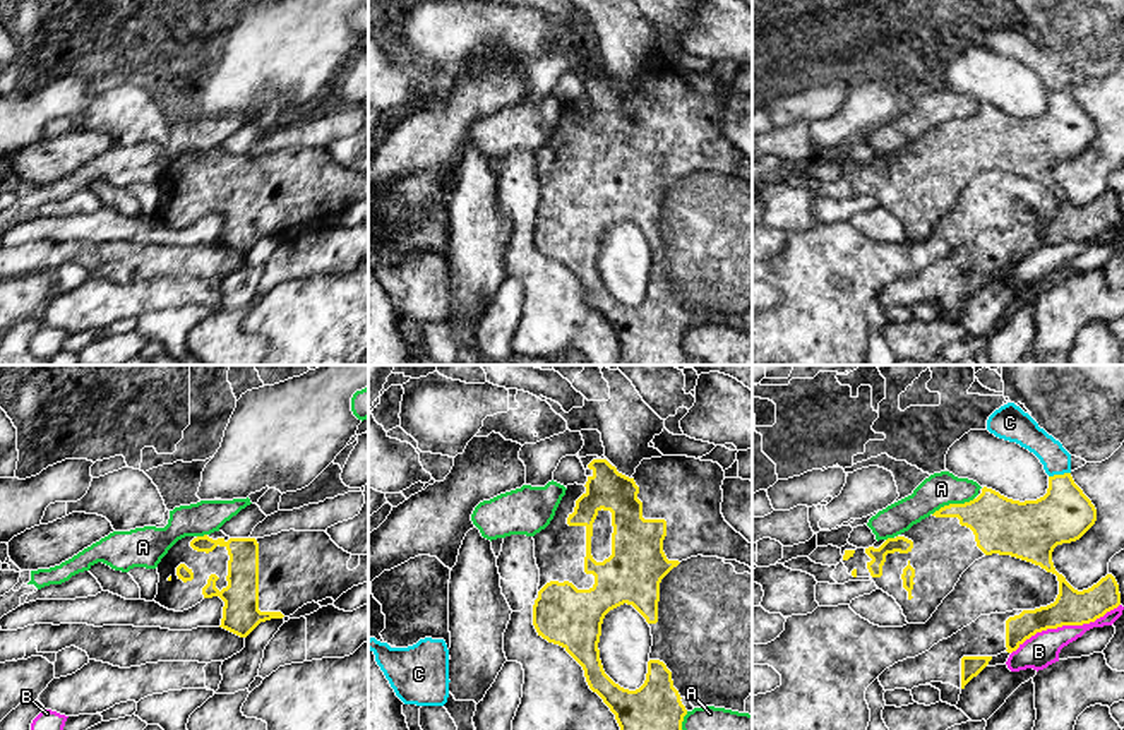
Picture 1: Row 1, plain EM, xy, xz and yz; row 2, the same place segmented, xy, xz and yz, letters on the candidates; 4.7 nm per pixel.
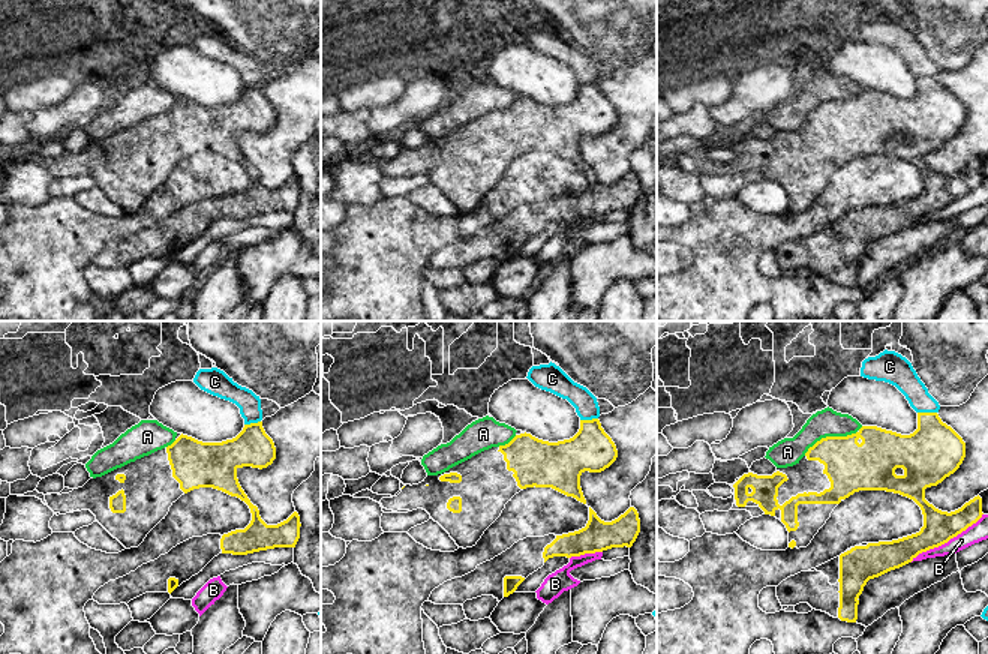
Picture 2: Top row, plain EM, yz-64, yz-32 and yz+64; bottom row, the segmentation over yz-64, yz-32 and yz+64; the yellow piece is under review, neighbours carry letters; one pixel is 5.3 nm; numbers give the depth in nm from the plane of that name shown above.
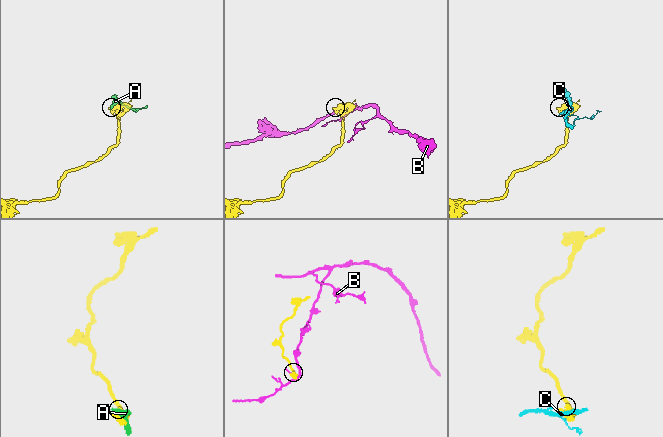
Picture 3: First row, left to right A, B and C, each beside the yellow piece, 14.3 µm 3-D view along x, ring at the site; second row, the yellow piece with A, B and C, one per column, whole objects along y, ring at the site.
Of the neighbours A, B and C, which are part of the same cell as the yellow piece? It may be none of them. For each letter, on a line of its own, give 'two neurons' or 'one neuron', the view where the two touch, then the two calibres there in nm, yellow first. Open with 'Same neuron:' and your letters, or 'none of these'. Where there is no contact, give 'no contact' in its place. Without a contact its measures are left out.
Same neuron: none of these
A: two neurons; contact in yz; calibres 260 and 160 nm
B: two neurons; contact in yz; calibres 170 and 160 nm
C: two neurons; contact in yz; calibres 260 and 140 nm

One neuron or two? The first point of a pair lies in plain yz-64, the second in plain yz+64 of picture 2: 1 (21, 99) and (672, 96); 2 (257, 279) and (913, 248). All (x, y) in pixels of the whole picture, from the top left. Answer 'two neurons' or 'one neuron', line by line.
1: one neuron
2: two neurons

